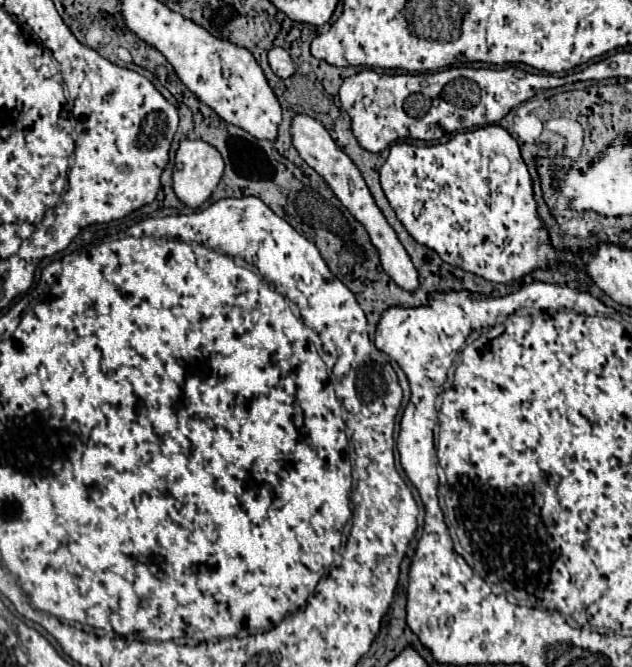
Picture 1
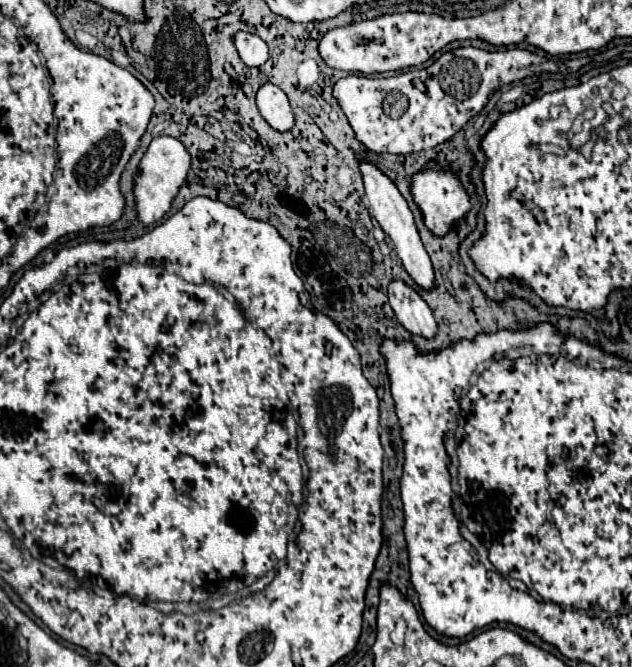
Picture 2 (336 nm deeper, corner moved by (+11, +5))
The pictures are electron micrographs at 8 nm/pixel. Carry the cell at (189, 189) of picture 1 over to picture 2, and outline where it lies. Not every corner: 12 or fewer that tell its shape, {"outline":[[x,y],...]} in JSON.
{"outline":[[154,137],[134,179],[138,219],[170,211],[190,171],[174,137]]}

